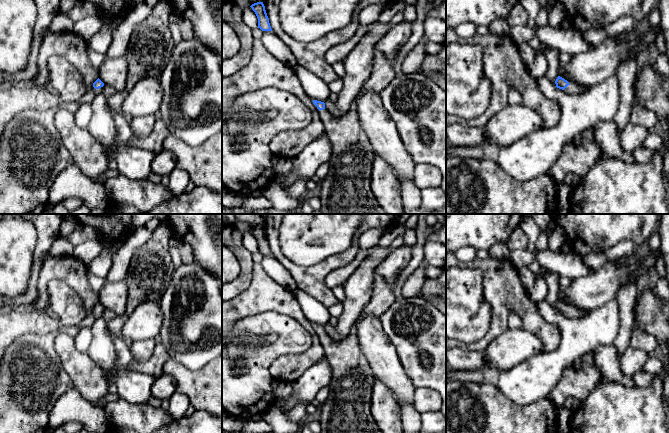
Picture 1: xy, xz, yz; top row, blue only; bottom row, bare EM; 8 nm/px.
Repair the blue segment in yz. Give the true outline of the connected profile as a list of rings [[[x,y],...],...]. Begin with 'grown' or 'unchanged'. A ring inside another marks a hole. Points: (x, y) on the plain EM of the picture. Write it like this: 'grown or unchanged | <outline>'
grown | [[[558,300],[555,305],[556,311],[562,313],[567,318],[583,318],[583,313],[580,309],[570,308],[564,302]]]

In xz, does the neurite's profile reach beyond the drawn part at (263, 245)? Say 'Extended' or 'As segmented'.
As segmented

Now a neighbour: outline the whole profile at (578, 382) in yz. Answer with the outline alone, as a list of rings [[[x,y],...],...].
[[[583,365],[582,367],[567,366],[548,398],[557,409],[564,406],[568,397],[579,399],[583,403],[600,379],[601,372],[597,367],[591,365]]]

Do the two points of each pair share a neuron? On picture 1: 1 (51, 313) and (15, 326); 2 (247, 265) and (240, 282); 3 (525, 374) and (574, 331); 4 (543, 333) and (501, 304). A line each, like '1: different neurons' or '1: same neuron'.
1: same neuron
2: same neuron
3: same neuron
4: same neuron

